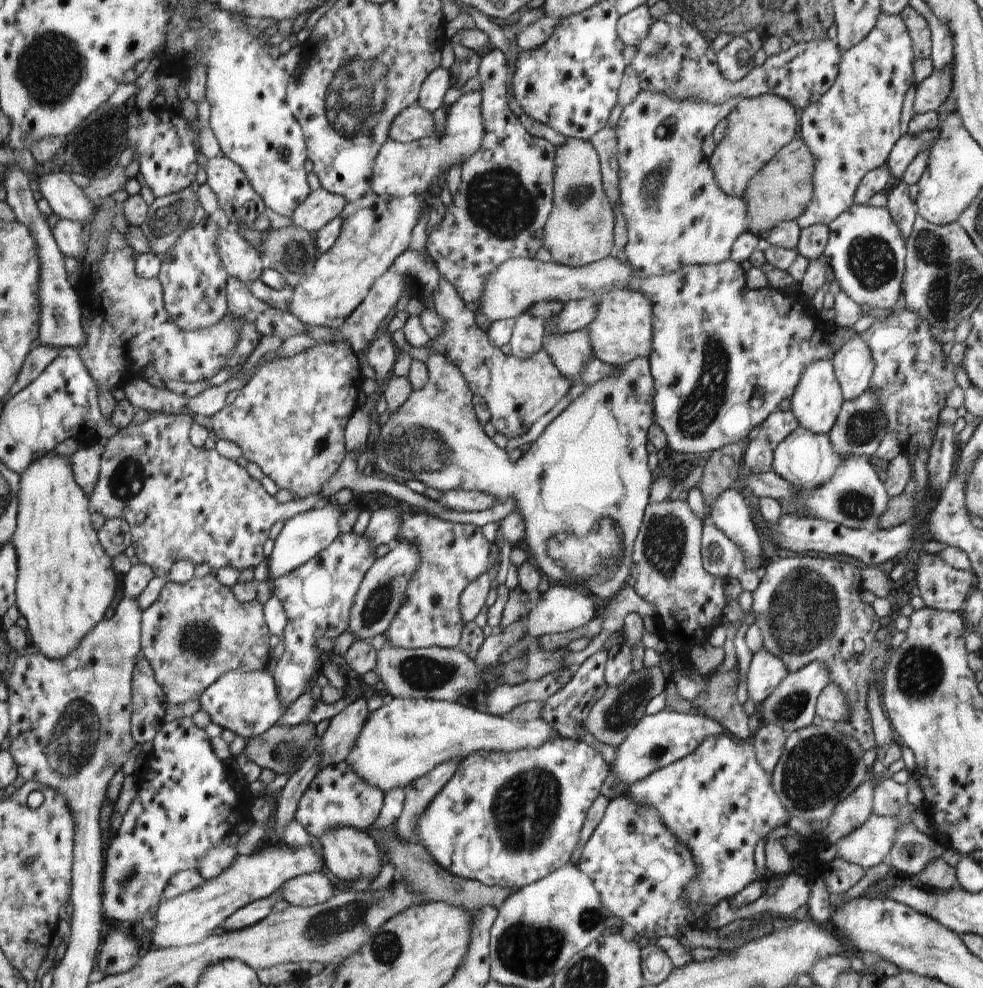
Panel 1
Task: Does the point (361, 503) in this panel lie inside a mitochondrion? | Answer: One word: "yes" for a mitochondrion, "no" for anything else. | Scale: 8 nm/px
no

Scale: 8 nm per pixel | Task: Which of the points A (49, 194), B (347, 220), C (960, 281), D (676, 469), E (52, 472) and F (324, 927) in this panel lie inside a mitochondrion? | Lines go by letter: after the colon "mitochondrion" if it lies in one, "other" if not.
A: other
B: other
C: mitochondrion
D: other
E: other
F: mitochondrion

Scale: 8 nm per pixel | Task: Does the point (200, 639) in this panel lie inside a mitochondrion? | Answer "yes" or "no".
yes

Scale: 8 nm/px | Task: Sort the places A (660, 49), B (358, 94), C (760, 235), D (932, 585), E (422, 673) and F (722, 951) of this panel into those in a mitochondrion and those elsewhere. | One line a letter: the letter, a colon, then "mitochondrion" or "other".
A: mitochondrion
B: mitochondrion
C: other
D: other
E: mitochondrion
F: other

